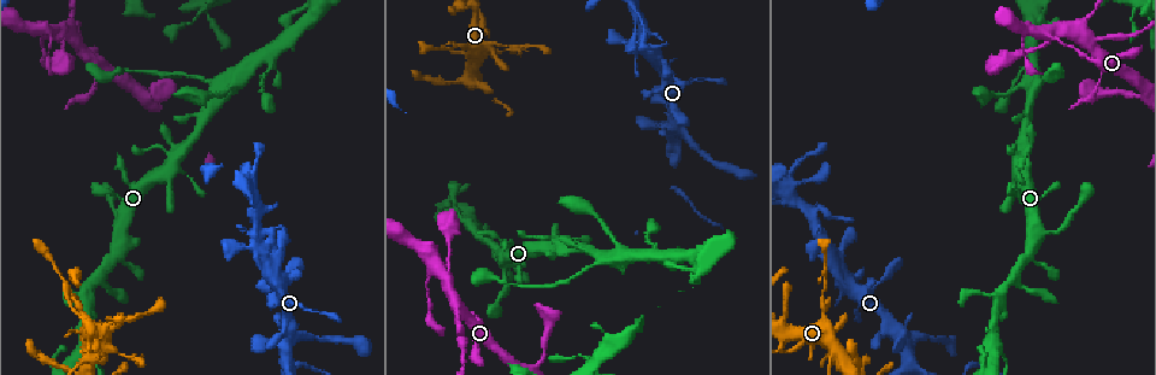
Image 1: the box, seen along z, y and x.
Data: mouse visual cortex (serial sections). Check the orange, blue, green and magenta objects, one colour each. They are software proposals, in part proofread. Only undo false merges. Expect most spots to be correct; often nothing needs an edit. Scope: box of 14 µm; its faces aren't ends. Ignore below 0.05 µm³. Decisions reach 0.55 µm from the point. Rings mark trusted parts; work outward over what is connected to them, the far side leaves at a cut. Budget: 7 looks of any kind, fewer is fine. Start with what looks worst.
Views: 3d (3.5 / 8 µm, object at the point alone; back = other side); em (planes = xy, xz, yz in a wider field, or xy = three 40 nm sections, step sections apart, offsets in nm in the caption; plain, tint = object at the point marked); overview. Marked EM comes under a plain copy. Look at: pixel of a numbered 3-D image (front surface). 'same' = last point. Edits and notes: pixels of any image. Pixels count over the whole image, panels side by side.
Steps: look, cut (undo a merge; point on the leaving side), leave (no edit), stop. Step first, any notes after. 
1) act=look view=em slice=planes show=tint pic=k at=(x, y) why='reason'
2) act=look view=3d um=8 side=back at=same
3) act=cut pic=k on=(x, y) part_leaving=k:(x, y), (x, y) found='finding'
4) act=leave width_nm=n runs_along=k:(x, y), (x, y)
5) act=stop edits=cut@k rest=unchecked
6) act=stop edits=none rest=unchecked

act=look view=3d um=3.5 pic=1 at=(465, 310) why='four-way junction'

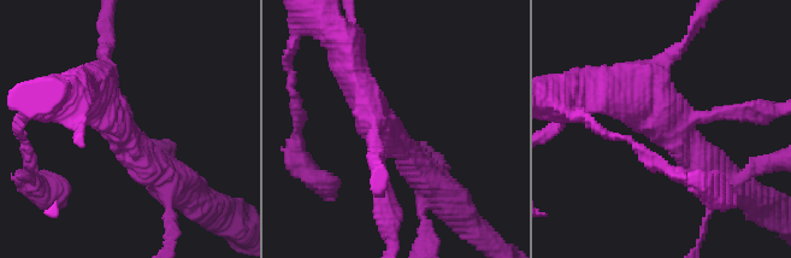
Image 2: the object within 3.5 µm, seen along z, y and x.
act=look view=em slice=planes show=tint pic=2 at=(670, 128) why='shape alone is not enough'

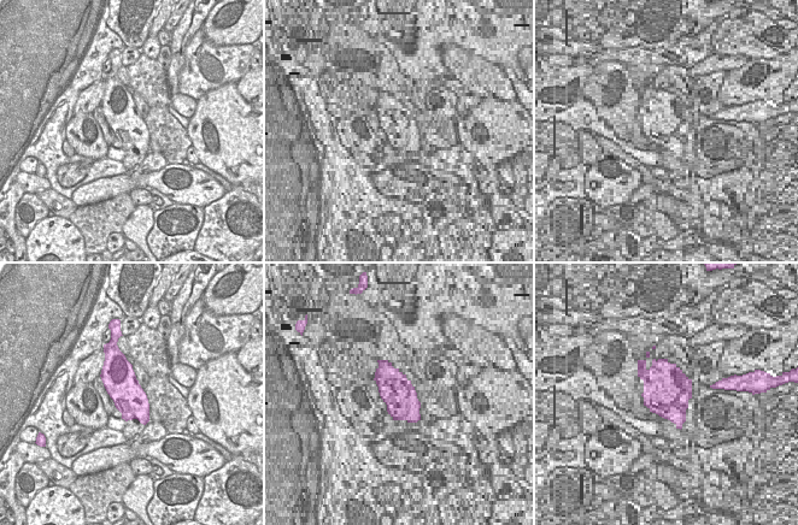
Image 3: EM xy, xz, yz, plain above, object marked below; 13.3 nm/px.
act=leave found='one cell here'

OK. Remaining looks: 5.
act=look view=3d um=3.5 side=back pic=1 at=(72, 297) why='calibre changes'

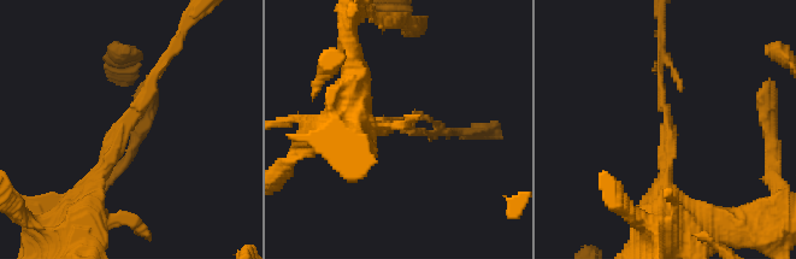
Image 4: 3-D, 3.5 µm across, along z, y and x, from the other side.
act=look view=em slice=planes show=tint pic=4 at=(663, 109)

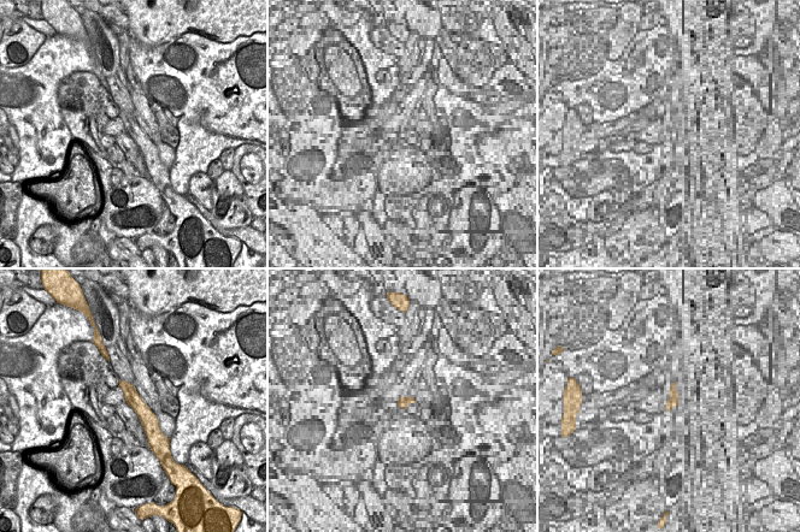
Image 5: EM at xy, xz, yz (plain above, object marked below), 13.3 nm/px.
act=cut pic=4 on=(659, 66) width_nm=200 part_leaving=4:(665, 107), (659, 70), (661, 22) found='two cells meet here'

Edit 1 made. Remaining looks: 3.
act=look view=3d um=3.5 pic=1 at=(89, 357) why='three-way junction'

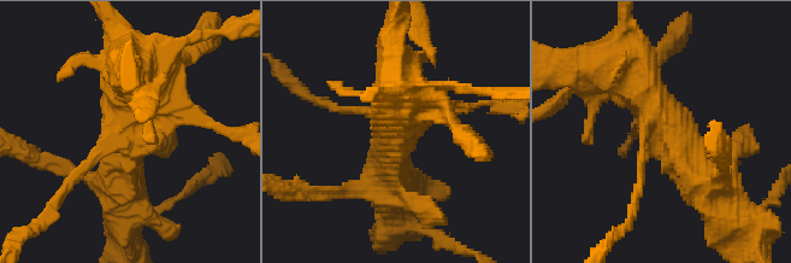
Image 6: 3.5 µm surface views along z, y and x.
act=look view=em slice=planes show=tint pic=6 at=(122, 144) why='now the EM'

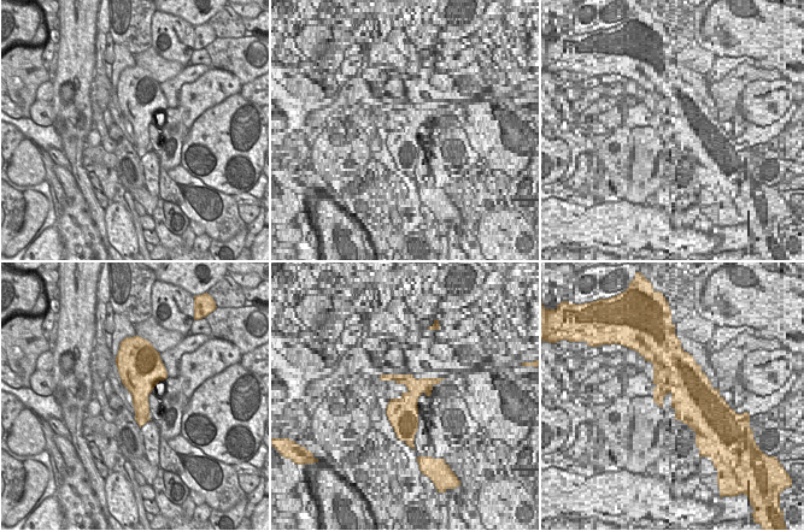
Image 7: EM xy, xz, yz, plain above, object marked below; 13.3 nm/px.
act=look view=em slice=xy step=1 show=tint at=same

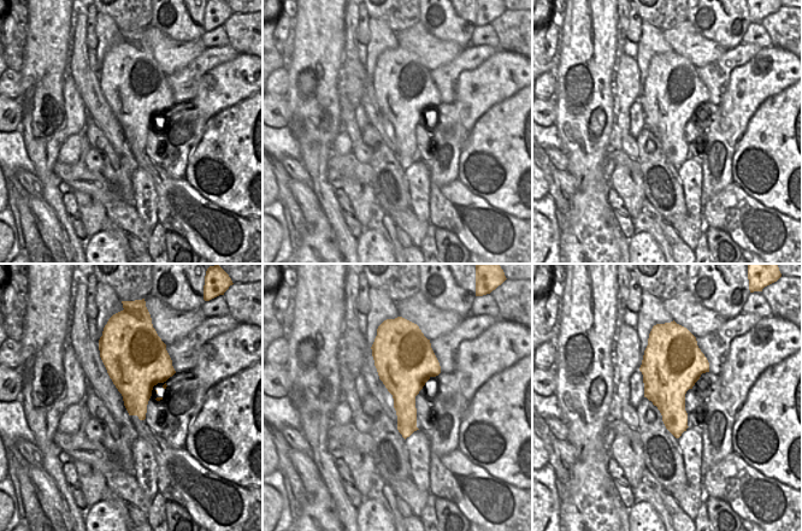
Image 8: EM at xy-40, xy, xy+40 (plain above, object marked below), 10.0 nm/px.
act=leave width_nm=440 runs_along=6:(131, 74), (128, 134), (58, 193) found='one cell here'

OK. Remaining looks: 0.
act=stop edits=cut@4 rest=unchecked

